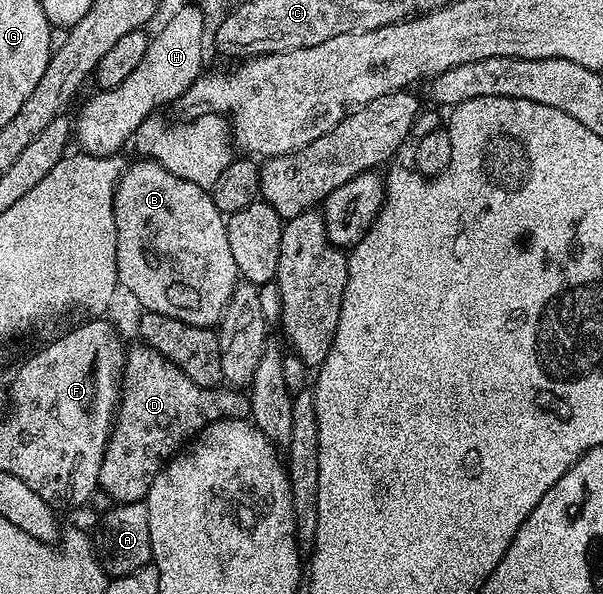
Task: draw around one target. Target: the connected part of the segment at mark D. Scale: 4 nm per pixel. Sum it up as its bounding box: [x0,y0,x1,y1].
[99,345,249,503]

